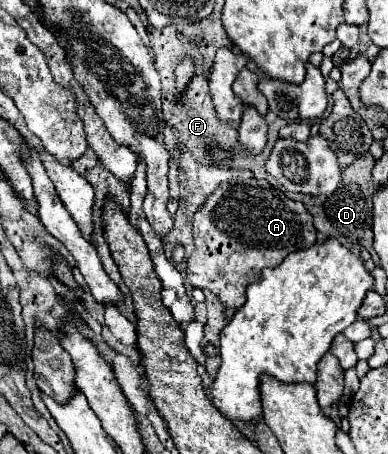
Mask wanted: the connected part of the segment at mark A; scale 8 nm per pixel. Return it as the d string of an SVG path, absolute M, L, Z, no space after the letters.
M266 180L226 182L194 216L194 252L186 274L192 286L210 290L226 308L240 308L246 302L246 288L258 282L264 268L278 266L290 252L314 242L312 216L302 202L290 200Z

